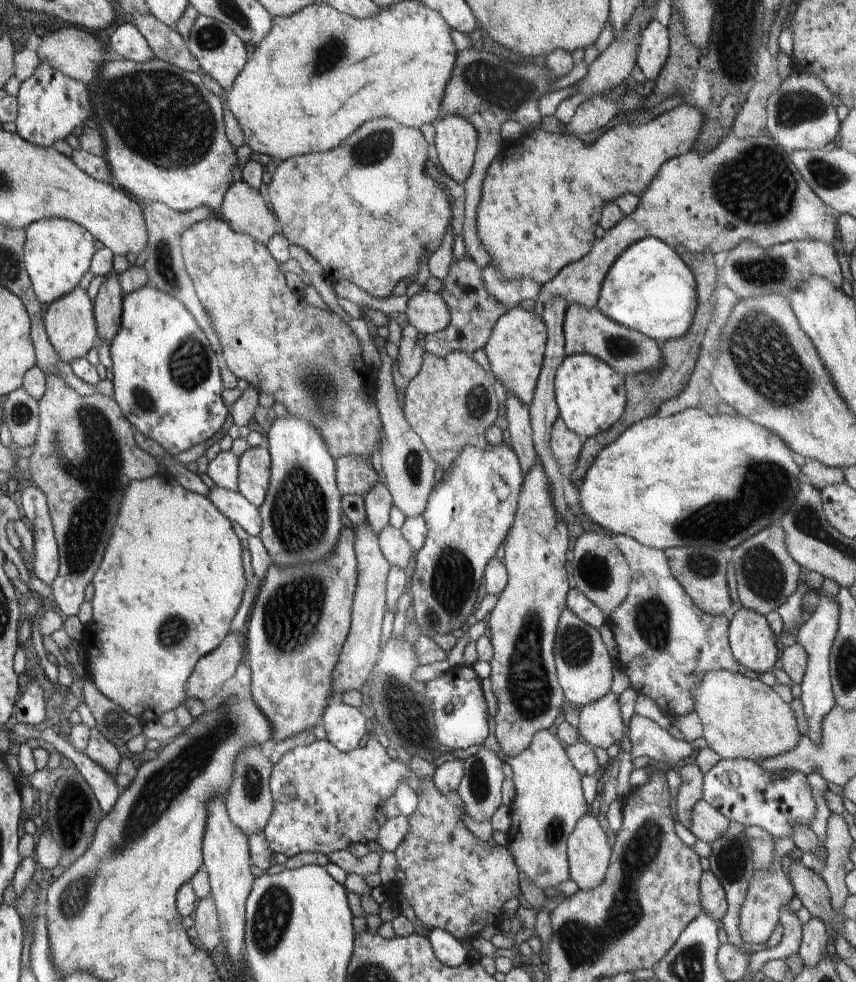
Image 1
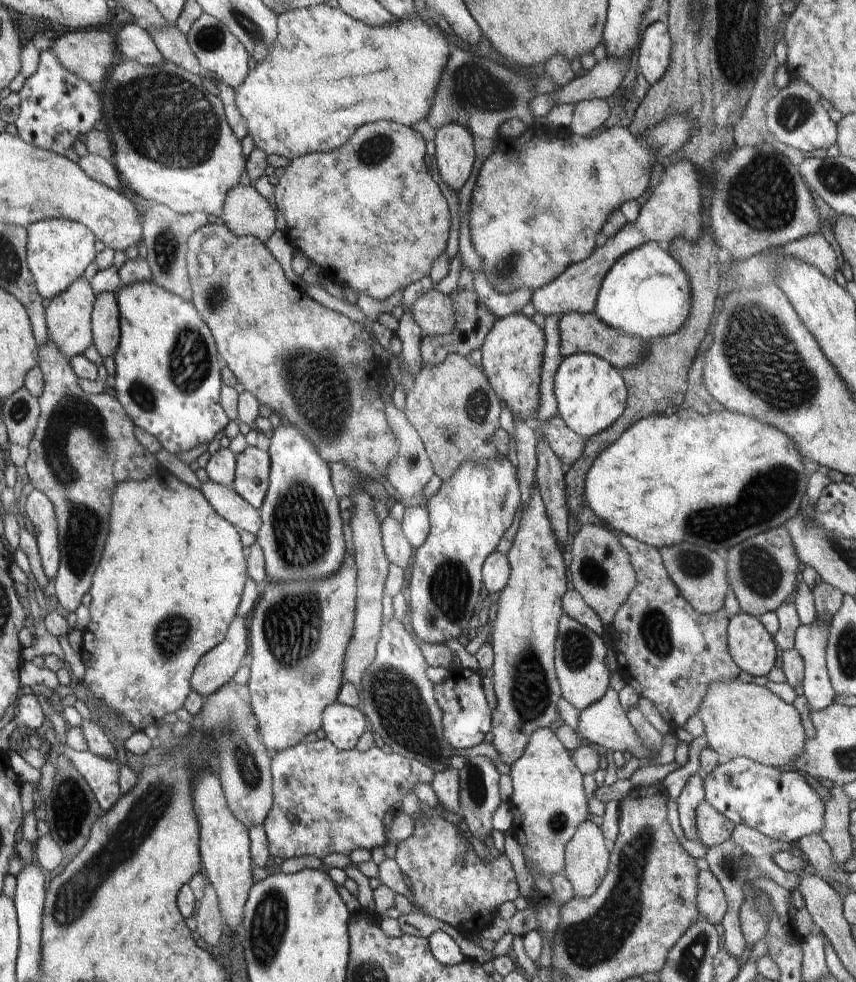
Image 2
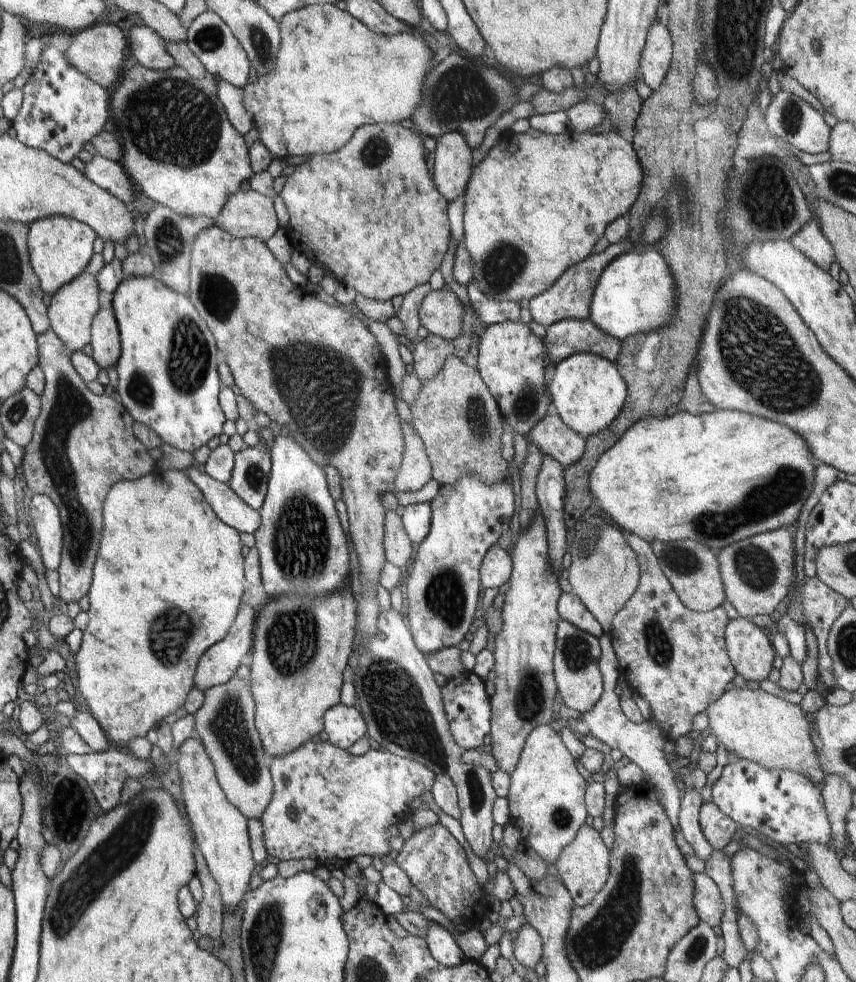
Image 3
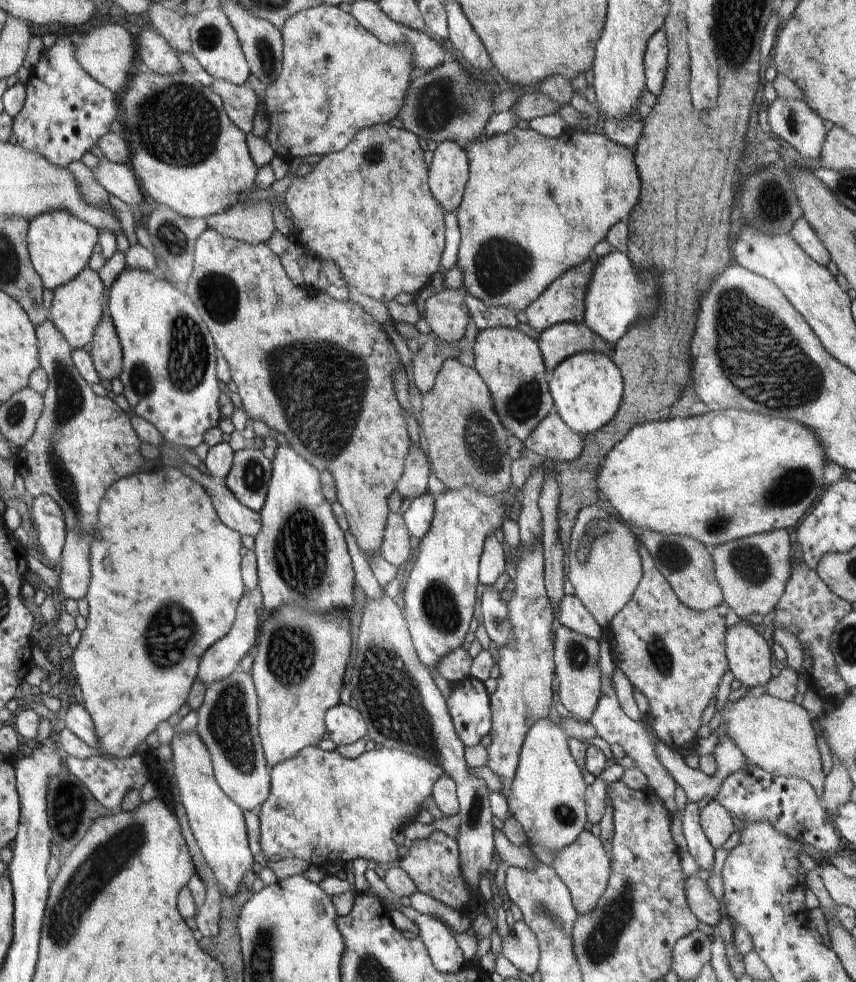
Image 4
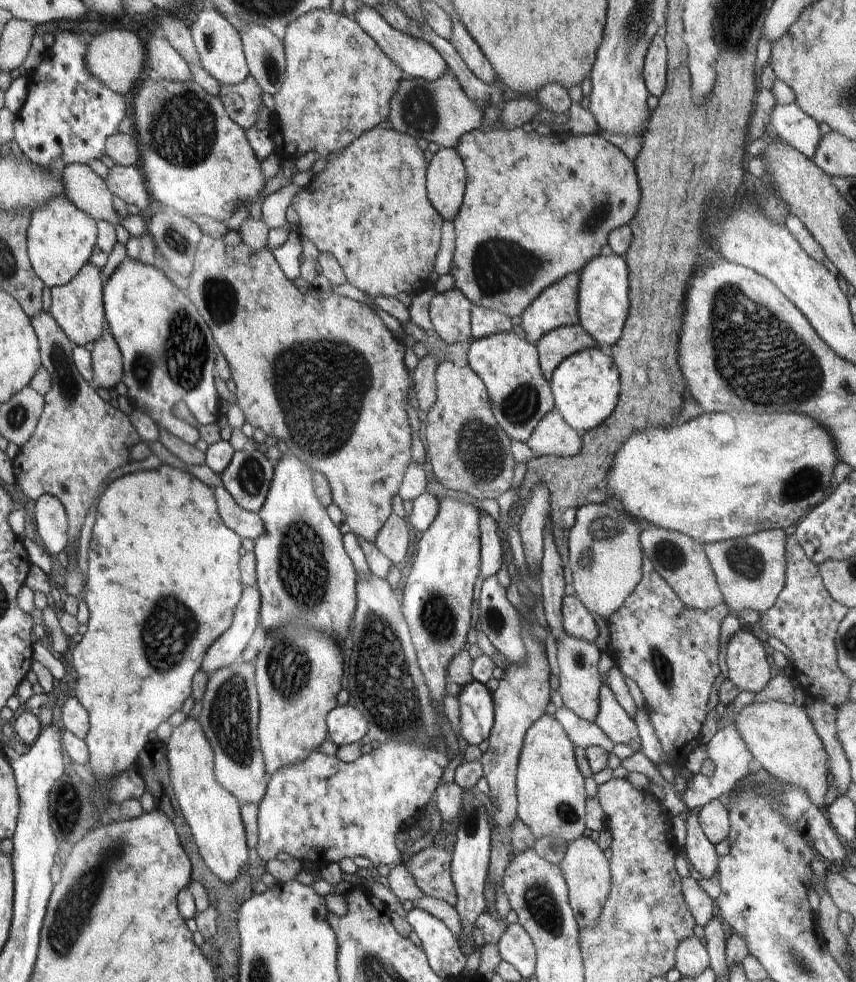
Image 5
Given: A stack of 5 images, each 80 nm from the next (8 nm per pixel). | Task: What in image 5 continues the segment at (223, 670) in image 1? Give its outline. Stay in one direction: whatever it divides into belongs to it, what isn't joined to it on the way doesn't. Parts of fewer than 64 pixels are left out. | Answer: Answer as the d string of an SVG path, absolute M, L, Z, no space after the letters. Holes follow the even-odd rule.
M245 585L232 624L208 647L204 655L201 668L207 674L240 660L254 630L258 628L260 607L261 594L257 587Z

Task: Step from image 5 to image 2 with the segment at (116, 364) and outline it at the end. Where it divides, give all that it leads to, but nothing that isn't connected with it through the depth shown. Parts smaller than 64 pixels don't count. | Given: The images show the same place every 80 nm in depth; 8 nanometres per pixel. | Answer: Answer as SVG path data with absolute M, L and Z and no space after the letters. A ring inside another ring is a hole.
M115 292L96 295L92 312L93 345L102 359L113 356L120 341L120 314Z

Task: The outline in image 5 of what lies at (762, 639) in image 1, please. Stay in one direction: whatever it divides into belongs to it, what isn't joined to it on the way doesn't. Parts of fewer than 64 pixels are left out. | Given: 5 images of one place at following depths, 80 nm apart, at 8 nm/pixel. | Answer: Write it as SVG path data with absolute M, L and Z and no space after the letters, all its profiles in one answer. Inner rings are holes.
M743 630L730 638L727 678L732 680L738 691L747 690L757 695L769 683L773 671L766 661L763 646L758 638Z

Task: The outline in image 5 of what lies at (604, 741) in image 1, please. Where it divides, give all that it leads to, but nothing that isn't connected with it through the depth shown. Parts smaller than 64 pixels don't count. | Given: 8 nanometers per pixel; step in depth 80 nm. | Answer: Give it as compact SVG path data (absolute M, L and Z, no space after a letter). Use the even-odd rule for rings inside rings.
M602 684L599 690L599 707L594 723L612 740L614 744L627 744L634 752L639 750L641 740L634 720L616 700L613 690Z

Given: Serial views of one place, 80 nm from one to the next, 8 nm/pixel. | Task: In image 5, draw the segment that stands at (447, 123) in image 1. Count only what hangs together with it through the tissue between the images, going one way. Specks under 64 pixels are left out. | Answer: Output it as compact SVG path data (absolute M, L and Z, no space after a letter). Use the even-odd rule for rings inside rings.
M441 147L427 164L427 197L444 221L452 222L460 210L467 174L460 155Z

